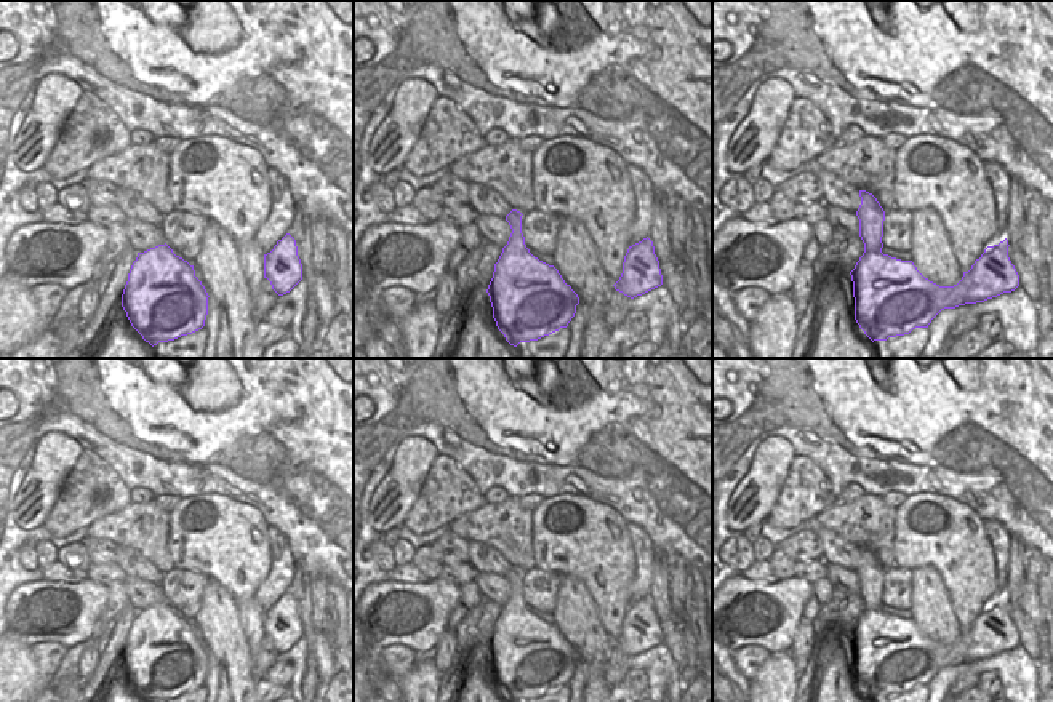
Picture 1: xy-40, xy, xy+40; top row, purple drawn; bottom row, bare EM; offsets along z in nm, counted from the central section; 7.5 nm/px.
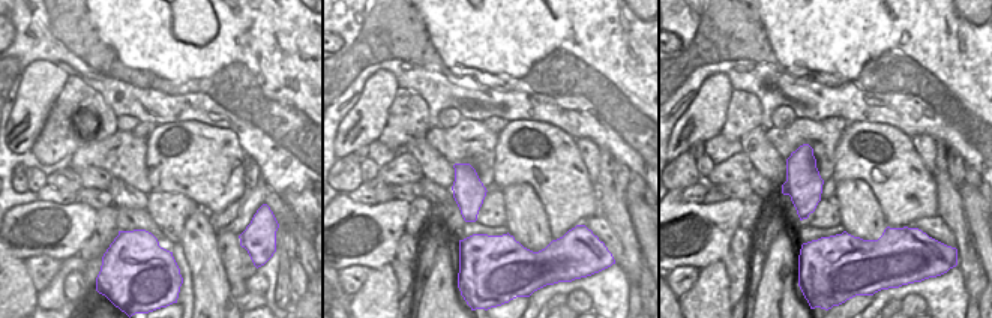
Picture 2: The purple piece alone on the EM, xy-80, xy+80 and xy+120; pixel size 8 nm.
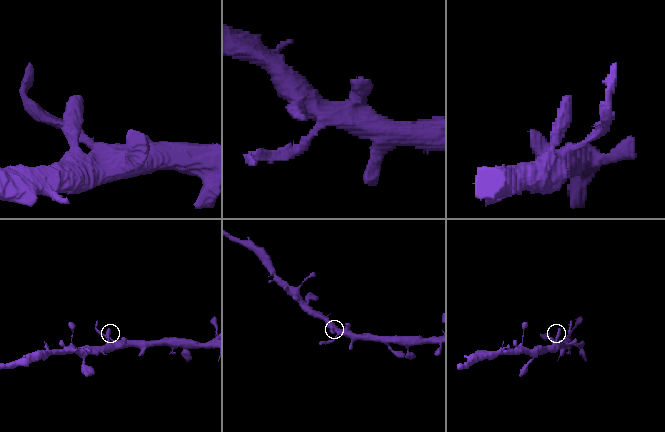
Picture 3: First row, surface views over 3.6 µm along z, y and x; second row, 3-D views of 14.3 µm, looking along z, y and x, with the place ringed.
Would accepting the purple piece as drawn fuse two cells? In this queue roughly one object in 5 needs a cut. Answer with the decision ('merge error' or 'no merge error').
no merge error

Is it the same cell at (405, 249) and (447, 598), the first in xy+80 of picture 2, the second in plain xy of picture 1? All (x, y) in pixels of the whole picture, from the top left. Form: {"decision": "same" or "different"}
{"decision": "different"}

